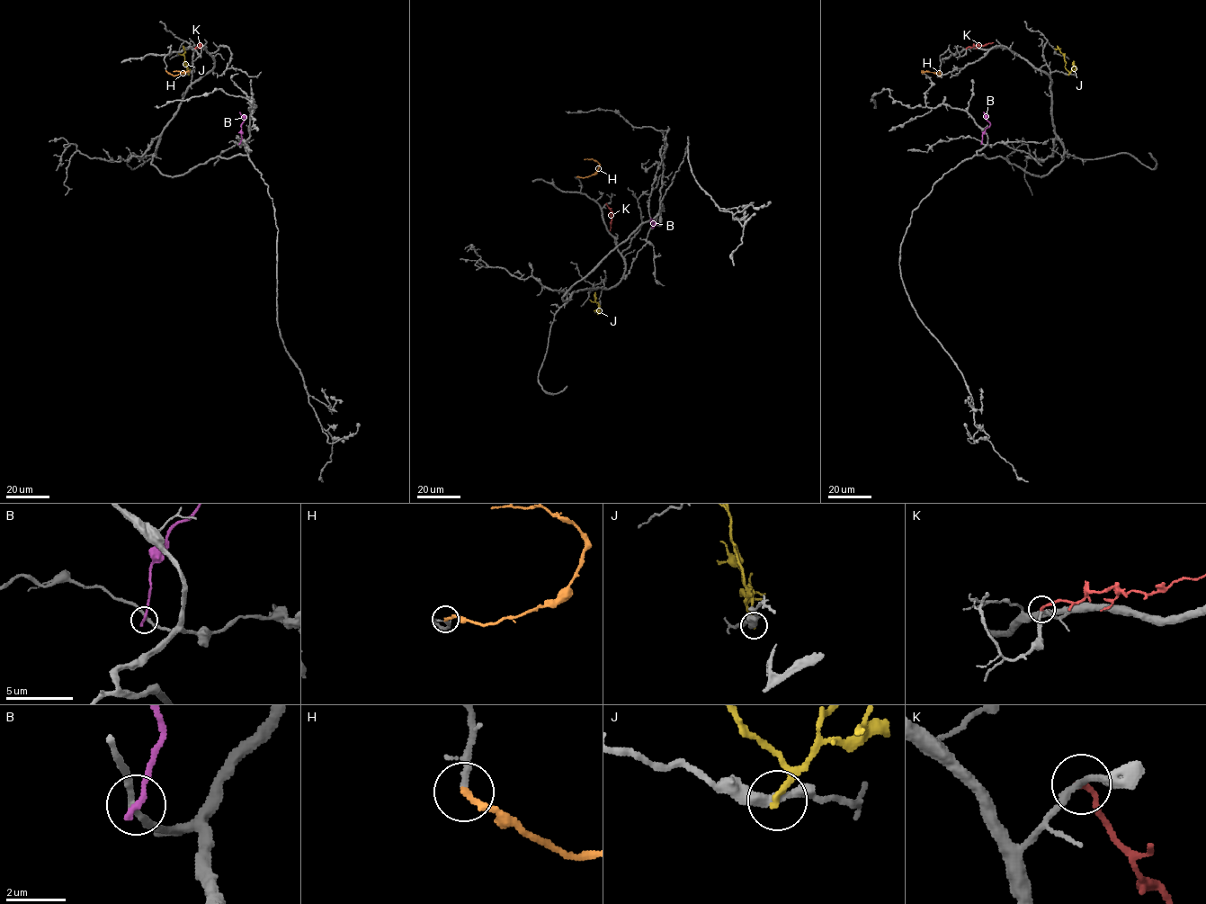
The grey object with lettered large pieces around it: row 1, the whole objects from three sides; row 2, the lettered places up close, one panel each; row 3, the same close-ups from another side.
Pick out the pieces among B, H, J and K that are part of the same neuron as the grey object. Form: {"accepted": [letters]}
{"accepted": ["H"]}

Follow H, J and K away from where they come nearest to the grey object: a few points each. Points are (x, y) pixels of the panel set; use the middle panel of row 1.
H: (576, 177), (587, 177), (598, 168), (597, 161), (584, 159)
J: (600, 306), (594, 294)
K: (606, 204), (612, 212), (610, 230)

